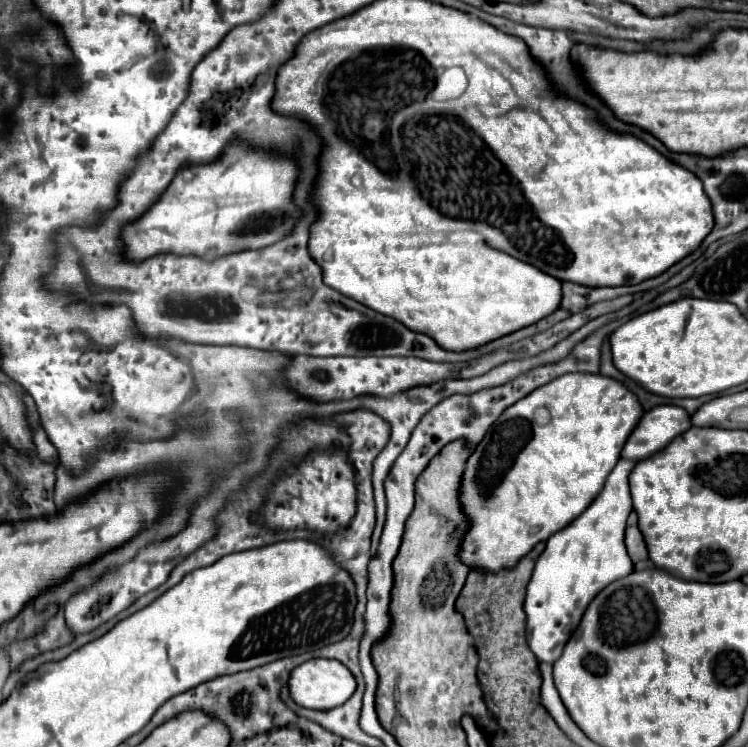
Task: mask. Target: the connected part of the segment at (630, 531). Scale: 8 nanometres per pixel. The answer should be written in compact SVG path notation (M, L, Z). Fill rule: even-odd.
M627 527L627 531L625 531L625 545L627 545L629 557L631 557L633 563L647 559L647 547L645 547L643 535L641 535L641 531L637 527Z

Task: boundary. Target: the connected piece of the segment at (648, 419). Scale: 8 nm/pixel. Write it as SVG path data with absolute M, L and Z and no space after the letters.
M657 405L647 411L633 433L629 435L621 457L629 461L641 461L651 453L667 447L679 433L691 427L689 413L675 405Z

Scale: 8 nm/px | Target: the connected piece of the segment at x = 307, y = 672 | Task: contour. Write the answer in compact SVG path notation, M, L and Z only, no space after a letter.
M309 659L301 663L291 671L287 685L289 685L291 699L297 705L309 707L309 709L333 709L339 703L347 701L347 697L351 697L351 693L355 691L355 679L351 671L335 659Z

